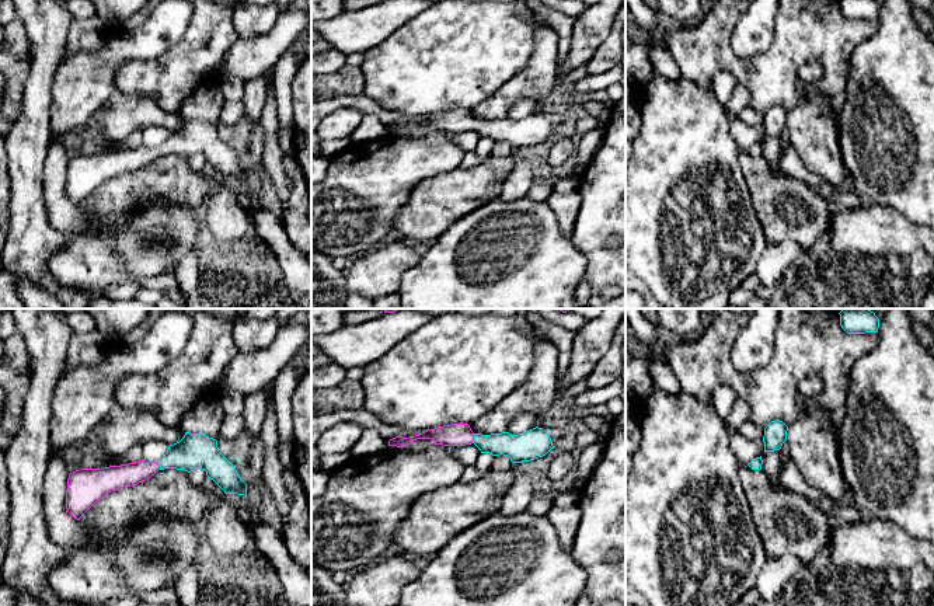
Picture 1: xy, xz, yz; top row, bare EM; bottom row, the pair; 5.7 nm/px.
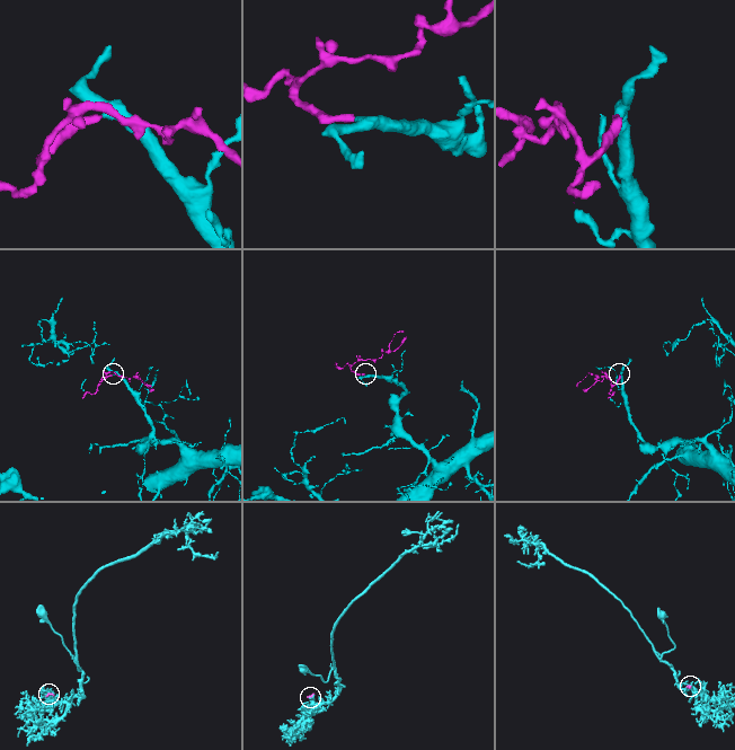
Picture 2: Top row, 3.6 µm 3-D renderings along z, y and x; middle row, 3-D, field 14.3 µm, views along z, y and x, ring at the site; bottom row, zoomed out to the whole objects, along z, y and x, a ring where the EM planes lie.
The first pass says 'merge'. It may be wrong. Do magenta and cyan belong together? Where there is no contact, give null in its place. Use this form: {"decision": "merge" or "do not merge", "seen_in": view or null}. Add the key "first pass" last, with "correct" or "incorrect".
{"decision": "merge", "seen_in": "xz", "first pass": "correct"}

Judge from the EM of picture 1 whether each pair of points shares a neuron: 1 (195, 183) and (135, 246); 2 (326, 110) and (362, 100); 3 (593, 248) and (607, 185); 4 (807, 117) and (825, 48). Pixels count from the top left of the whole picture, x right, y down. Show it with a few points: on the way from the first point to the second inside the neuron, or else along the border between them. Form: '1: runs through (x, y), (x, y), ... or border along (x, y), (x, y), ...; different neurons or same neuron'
1: border along (140, 202), (197, 208); different neurons
2: runs through (334, 104), (354, 103); same neuron
3: runs through (593, 233), (593, 226), (607, 209), (607, 201); same neuron
4: border along (830, 97), (822, 94), (804, 97), (788, 112); different neurons

